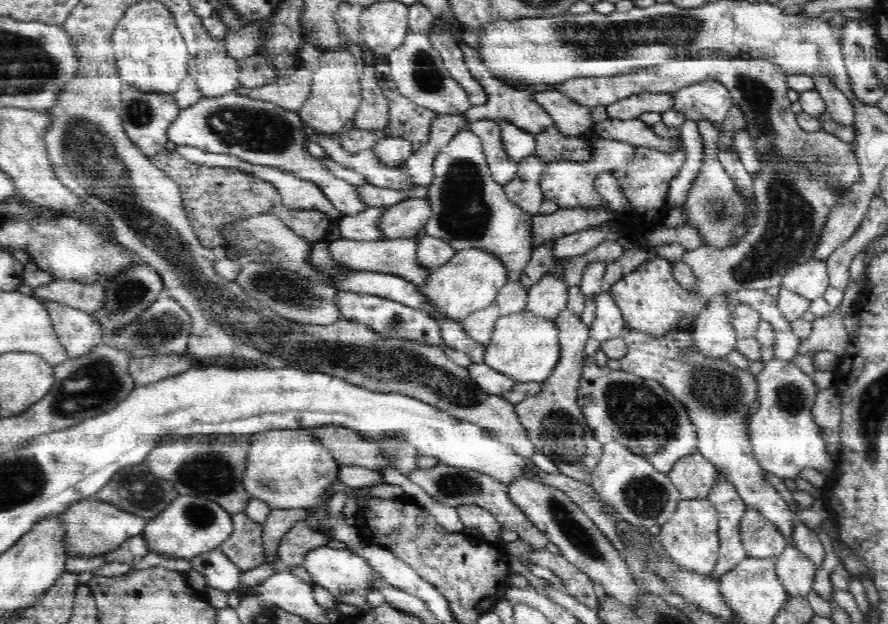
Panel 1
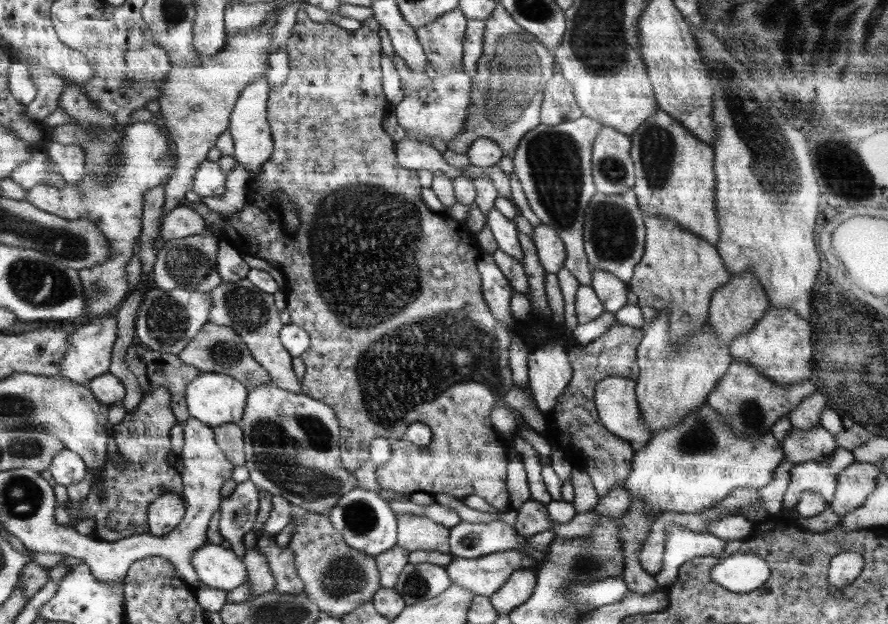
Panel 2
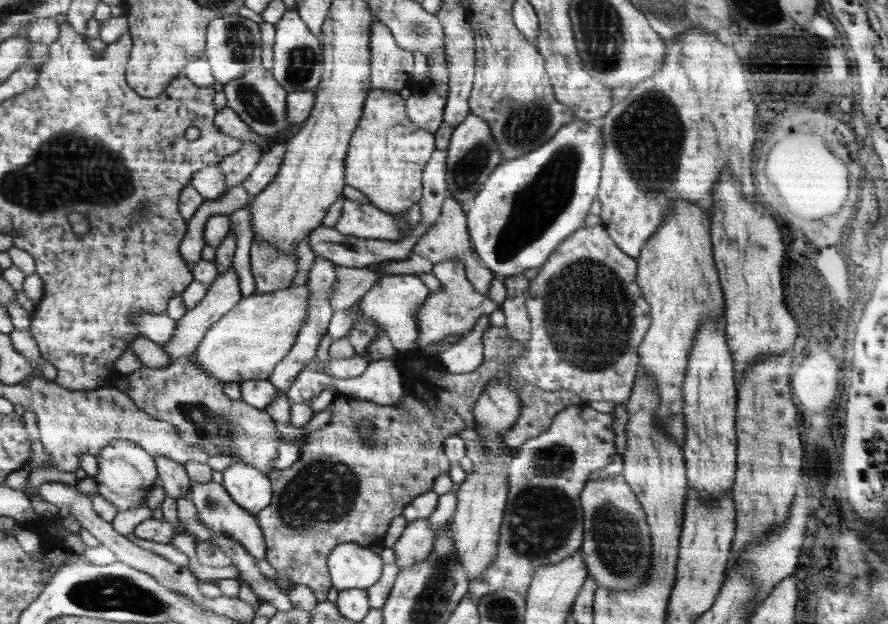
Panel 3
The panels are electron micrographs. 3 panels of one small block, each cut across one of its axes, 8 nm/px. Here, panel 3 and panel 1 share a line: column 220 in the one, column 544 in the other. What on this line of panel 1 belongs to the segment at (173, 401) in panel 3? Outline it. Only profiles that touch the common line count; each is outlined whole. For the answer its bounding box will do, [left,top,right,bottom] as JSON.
[515,306,598,485]

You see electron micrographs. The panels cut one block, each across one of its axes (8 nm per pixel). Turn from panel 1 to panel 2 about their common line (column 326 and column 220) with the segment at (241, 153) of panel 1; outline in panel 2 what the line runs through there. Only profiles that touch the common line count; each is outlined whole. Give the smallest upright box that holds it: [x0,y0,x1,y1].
[192,161,226,197]

